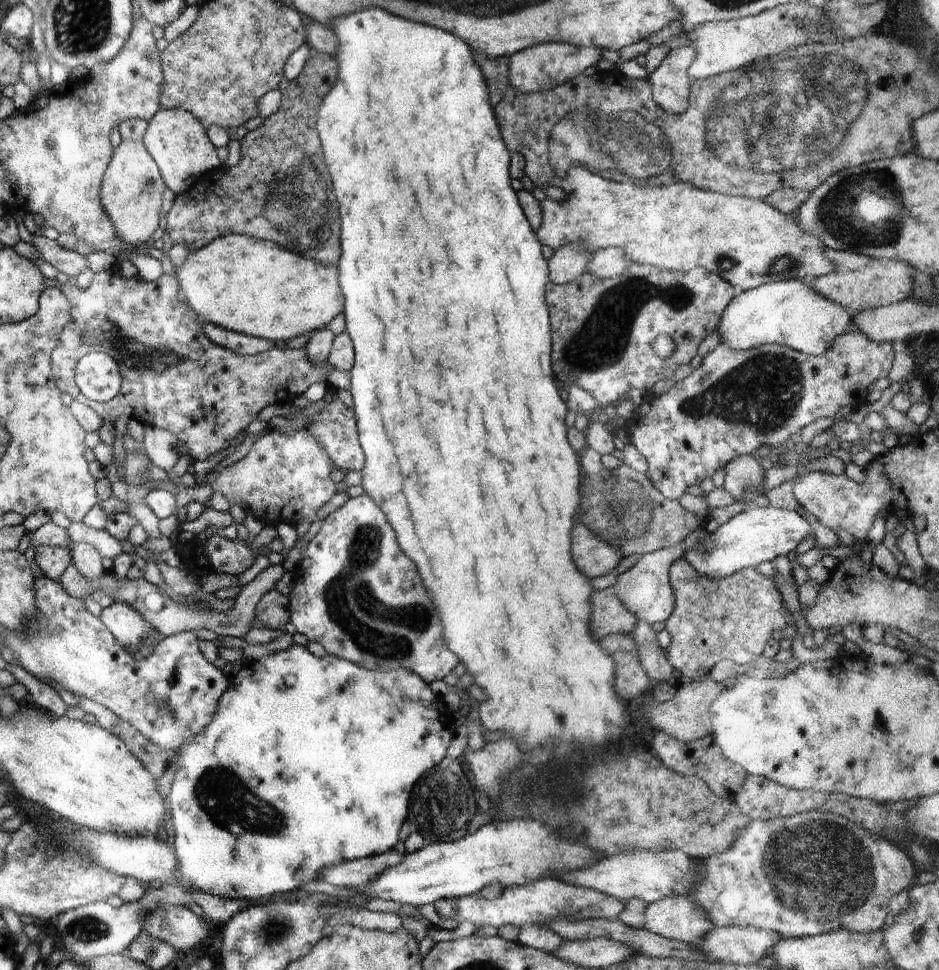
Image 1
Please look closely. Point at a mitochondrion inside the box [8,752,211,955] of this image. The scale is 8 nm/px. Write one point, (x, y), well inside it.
(86, 928)

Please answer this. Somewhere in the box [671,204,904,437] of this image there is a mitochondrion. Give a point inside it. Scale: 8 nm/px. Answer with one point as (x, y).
(783, 264)

